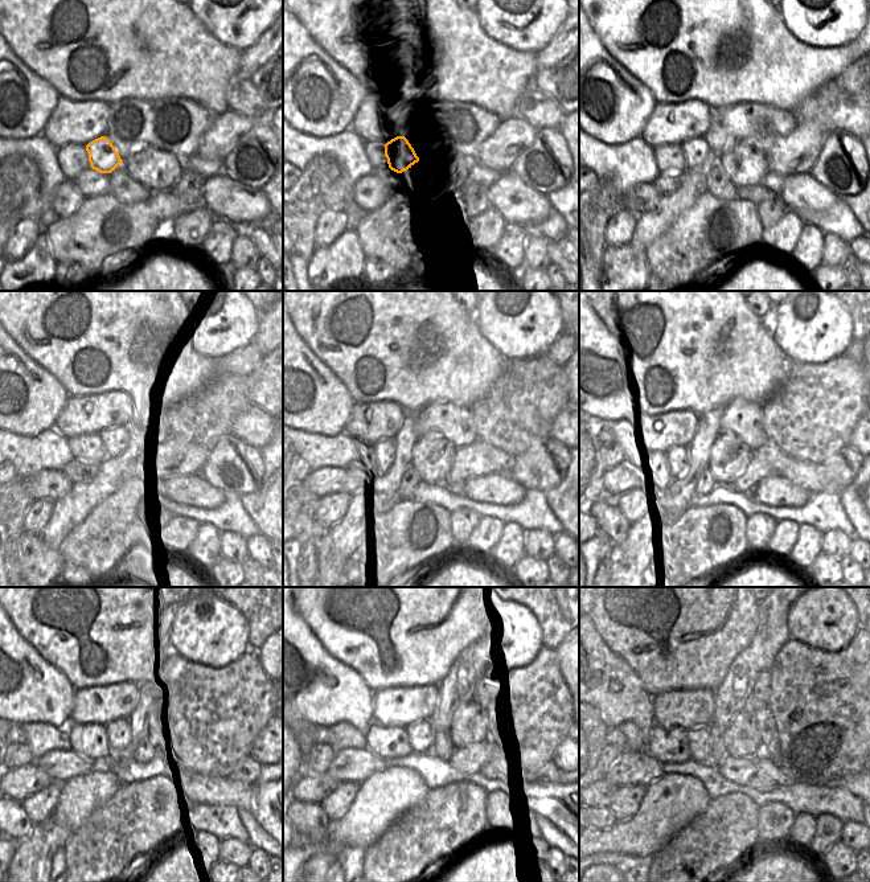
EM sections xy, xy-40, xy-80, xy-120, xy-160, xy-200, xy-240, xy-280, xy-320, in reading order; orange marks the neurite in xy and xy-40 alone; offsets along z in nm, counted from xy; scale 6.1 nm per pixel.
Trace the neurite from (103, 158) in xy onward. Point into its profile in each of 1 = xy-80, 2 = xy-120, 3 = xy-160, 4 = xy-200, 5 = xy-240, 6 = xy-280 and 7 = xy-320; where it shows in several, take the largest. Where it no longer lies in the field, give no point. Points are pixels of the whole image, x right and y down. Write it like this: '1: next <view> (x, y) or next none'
1: next xy-80 (696, 151)
2: next xy-120 (109, 448)
3: next xy-160 (406, 439)
4: next xy-200 (700, 447)
5: next xy-240 (119, 738)
6: next xy-280 (421, 737)
7: next xy-320 (711, 737)

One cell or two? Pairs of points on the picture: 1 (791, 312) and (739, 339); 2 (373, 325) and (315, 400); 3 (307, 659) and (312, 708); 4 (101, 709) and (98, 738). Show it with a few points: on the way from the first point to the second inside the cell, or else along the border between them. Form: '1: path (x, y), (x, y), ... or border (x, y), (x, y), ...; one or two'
1: border (767, 319), (774, 341), (783, 352); two
2: border (317, 347), (357, 386), (357, 394); two
3: path (307, 671), (312, 680), (312, 696); one
4: border (70, 722), (81, 725), (99, 723), (103, 726); two

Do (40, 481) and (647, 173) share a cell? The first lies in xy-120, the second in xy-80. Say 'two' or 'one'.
two

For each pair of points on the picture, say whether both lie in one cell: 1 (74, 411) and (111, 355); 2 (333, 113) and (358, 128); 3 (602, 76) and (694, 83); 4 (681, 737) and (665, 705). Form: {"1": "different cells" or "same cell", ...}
{"1": "different cells", "2": "different cells", "3": "different cells", "4": "different cells"}

